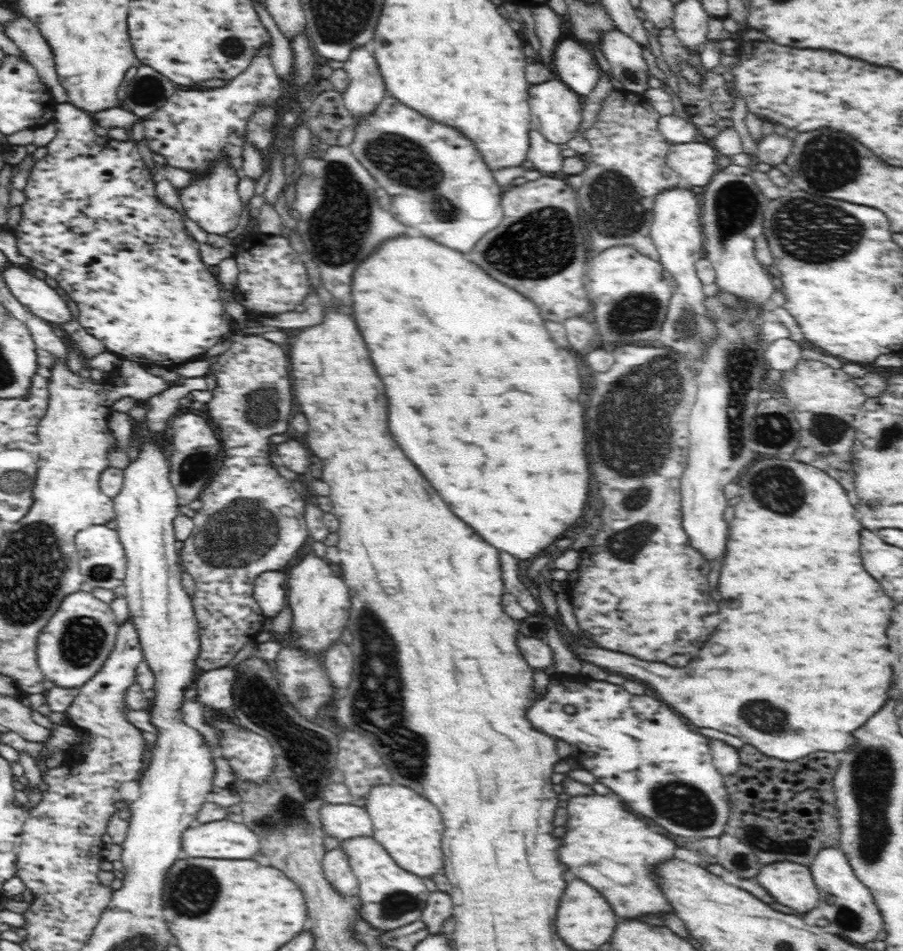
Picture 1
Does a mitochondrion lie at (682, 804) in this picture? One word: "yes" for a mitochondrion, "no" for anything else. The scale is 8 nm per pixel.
yes

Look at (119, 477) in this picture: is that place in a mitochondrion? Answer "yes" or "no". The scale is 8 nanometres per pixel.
no

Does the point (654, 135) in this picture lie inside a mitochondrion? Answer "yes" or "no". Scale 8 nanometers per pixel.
no

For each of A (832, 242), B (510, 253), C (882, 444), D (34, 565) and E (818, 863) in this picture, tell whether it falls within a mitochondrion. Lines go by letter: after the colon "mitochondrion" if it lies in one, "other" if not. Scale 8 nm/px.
A: mitochondrion
B: mitochondrion
C: mitochondrion
D: mitochondrion
E: other

